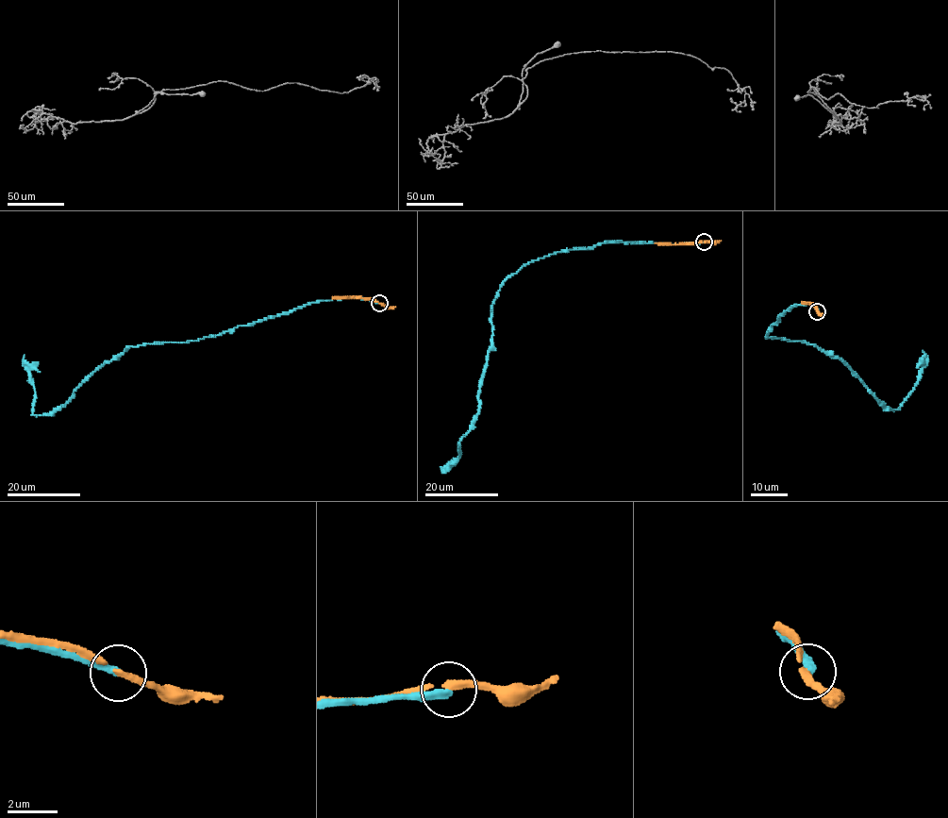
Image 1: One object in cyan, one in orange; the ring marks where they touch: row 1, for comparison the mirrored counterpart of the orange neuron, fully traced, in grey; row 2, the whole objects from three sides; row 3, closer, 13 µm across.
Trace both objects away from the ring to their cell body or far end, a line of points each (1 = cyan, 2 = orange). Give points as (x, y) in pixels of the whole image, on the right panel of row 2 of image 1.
1: (818, 311), (796, 304), (765, 336), (801, 341), (841, 358), (885, 408), (899, 408), (909, 393), (923, 351)
2: (818, 311), (812, 304), (801, 304)

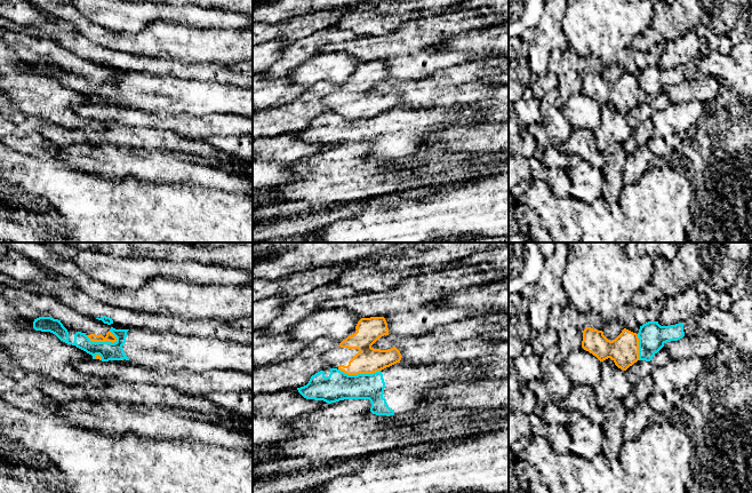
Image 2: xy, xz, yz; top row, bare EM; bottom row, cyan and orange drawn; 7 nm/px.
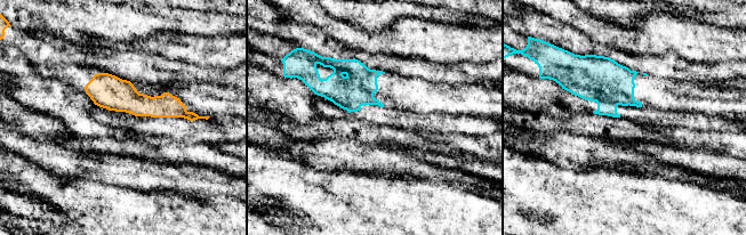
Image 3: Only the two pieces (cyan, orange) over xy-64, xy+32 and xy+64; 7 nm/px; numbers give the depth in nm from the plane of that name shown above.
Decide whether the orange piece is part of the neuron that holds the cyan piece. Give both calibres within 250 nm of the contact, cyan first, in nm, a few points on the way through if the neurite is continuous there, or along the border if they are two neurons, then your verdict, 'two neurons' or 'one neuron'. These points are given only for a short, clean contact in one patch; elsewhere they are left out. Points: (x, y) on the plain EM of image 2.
130 nm thick on the cyan side, 60 nm on the other; border along xy (86, 79), (93, 85), (117, 85); two neurons

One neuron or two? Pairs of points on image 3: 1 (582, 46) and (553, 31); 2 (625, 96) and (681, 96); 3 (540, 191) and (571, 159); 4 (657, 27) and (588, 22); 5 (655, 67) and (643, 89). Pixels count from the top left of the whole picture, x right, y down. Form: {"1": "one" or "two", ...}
{"1": "one", "2": "one", "3": "two", "4": "one", "5": "two"}

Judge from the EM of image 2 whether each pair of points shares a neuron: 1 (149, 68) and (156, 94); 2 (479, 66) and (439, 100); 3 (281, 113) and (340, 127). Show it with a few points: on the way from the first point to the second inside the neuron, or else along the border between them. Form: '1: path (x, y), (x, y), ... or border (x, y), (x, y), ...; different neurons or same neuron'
1: border (129, 72), (149, 72), (177, 79); different neurons
2: path (469, 76), (460, 85), (453, 86), (449, 89); same neuron
3: border (322, 113), (314, 117), (305, 128), (296, 132); different neurons

